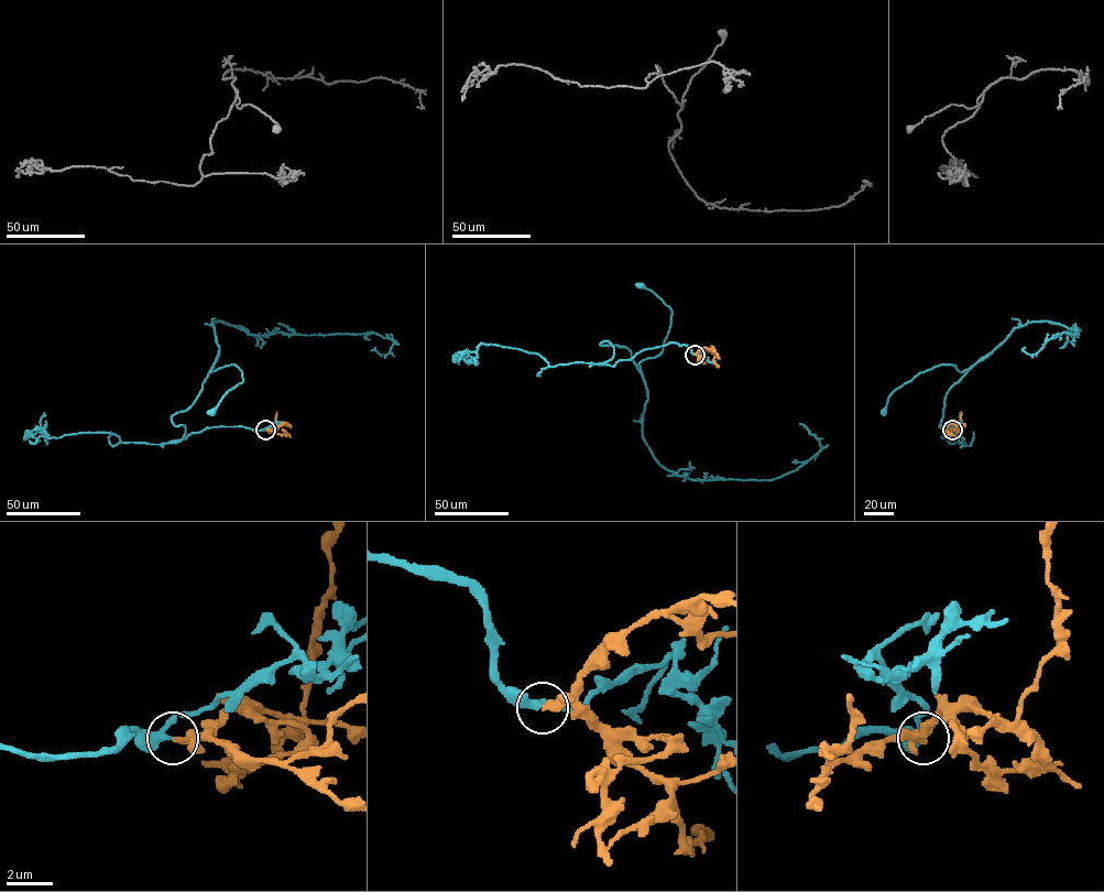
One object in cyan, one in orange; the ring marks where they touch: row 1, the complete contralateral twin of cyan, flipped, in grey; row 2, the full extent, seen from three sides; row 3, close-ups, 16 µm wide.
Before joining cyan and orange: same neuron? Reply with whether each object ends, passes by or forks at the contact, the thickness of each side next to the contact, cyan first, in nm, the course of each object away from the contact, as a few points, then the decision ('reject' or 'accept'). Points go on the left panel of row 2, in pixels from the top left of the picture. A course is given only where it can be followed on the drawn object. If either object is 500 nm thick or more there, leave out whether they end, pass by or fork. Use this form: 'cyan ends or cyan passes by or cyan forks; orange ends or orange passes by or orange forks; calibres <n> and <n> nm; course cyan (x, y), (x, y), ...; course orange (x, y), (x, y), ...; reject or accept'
cyan passes by; orange ends; calibres 280 and 340 nm; course cyan (265, 430), (168, 442), (208, 372), (234, 365), (242, 382), (212, 412); course orange (265, 430), (274, 431), (284, 423), (290, 424); accept

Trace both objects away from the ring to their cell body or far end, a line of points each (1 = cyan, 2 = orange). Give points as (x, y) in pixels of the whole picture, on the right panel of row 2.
1: (952, 430), (940, 426), (962, 442), (939, 426), (947, 392), (970, 369), (952, 365), (904, 383), (883, 412)
2: (952, 430), (947, 431), (949, 423), (963, 424)

